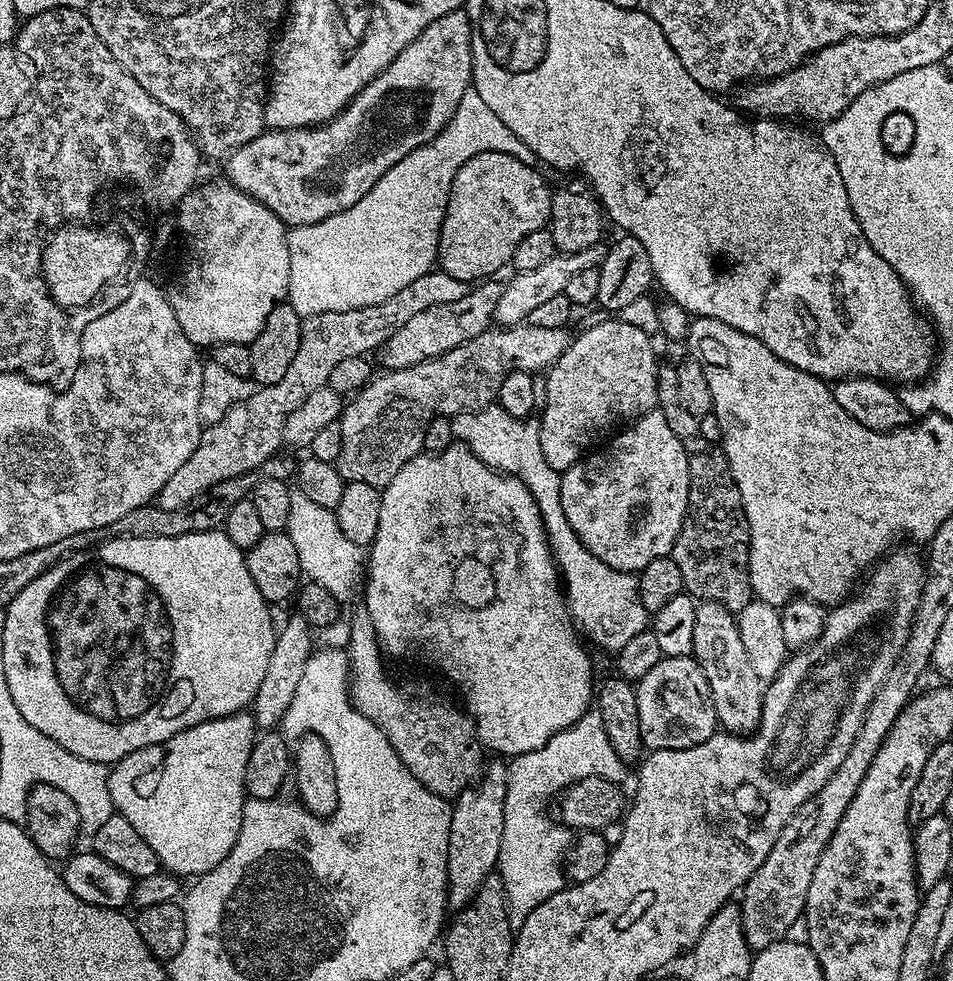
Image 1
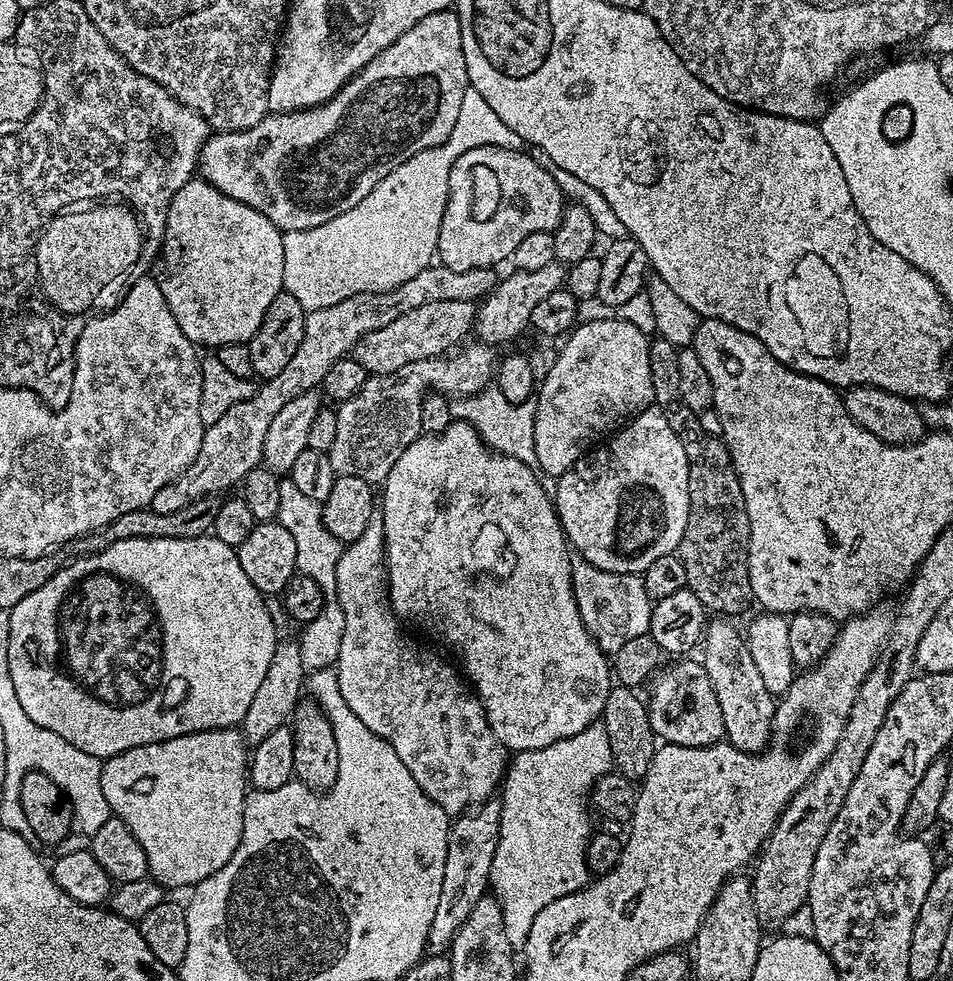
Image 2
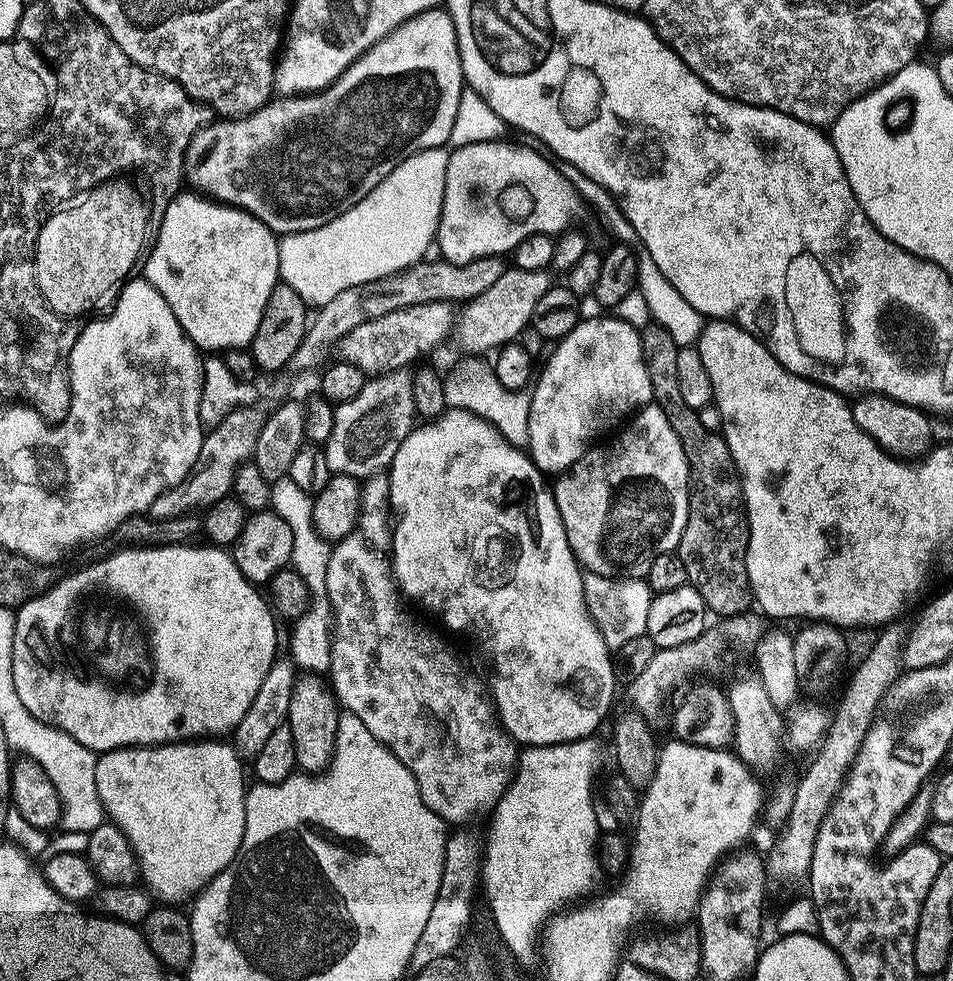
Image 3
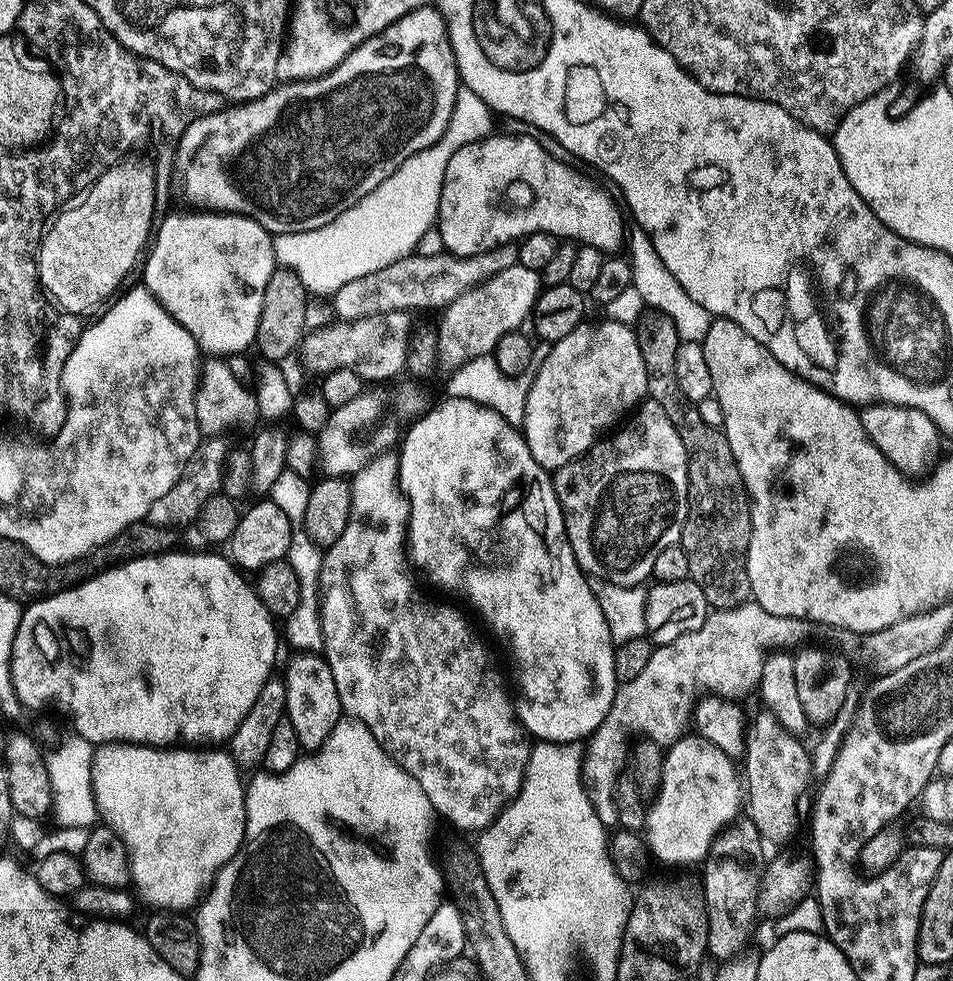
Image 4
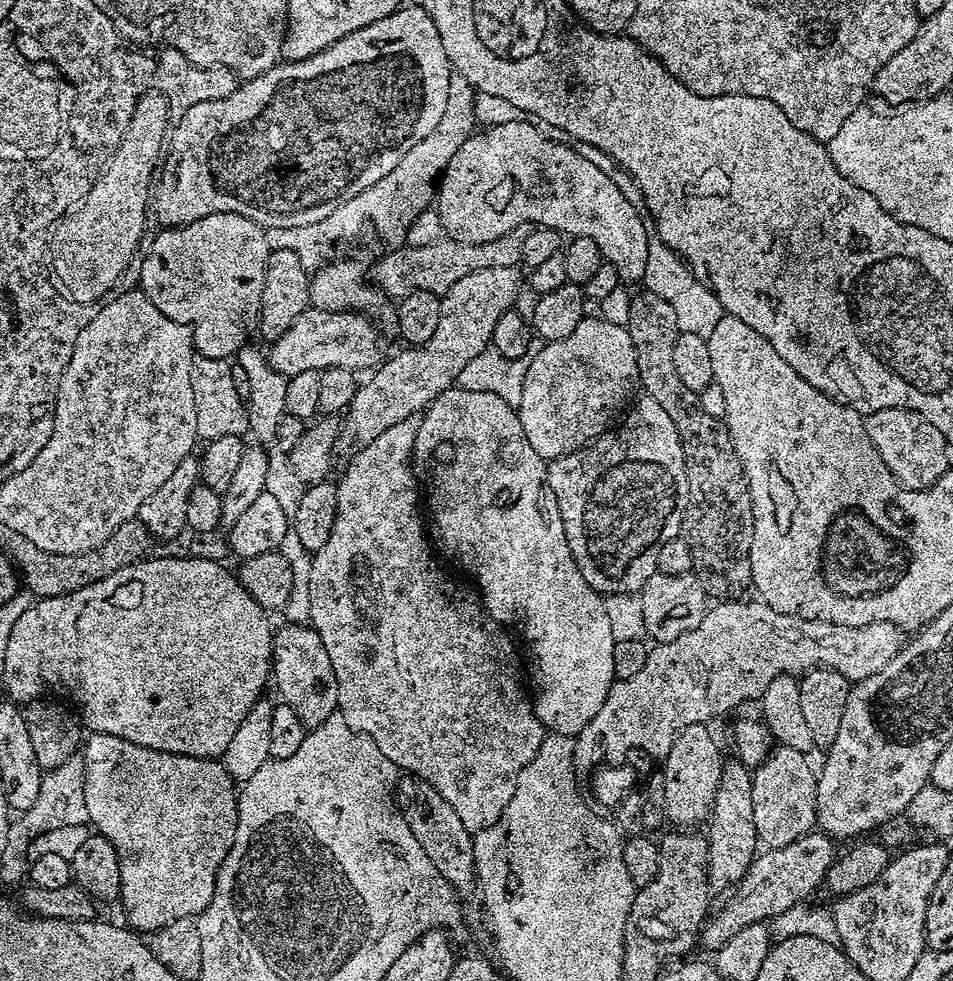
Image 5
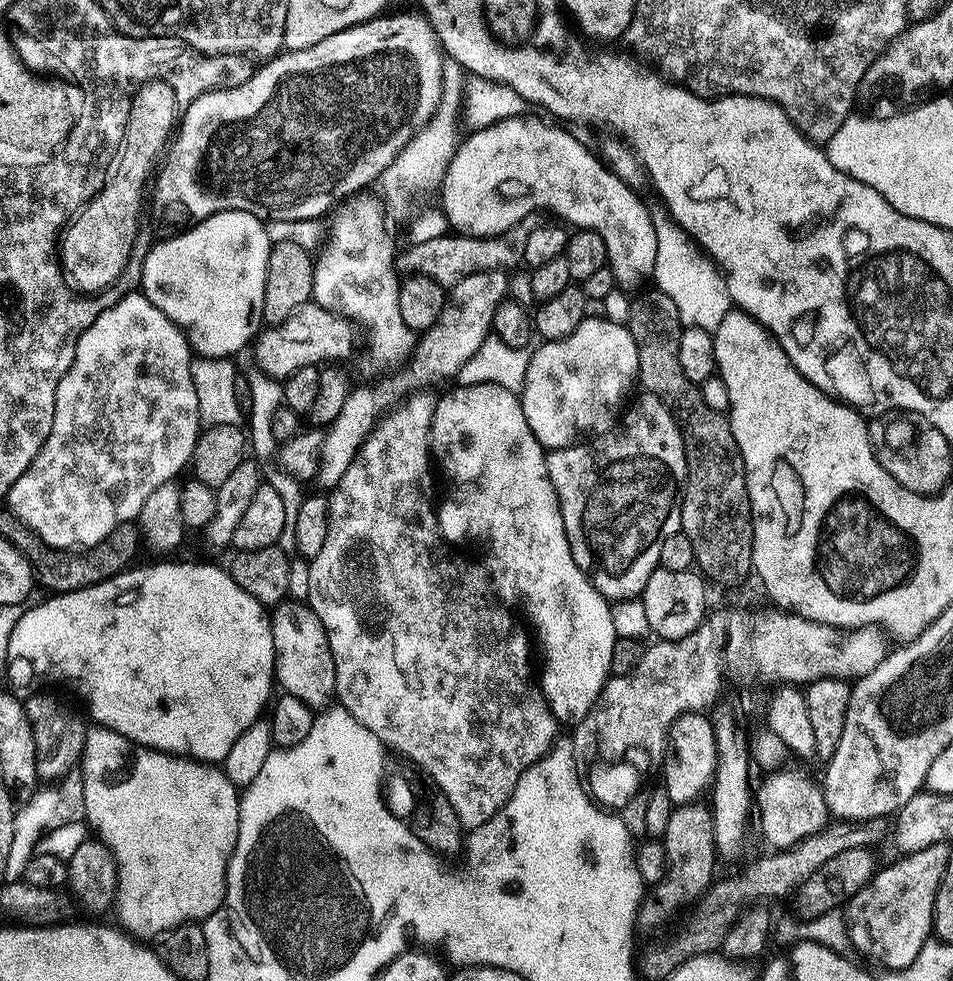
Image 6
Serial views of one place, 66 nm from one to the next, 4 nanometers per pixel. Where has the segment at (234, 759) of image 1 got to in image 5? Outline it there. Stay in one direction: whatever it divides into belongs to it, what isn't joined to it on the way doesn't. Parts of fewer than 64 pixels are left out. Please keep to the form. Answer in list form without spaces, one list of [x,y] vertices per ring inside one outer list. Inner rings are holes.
[[[105,732],[91,733],[83,745],[82,755],[89,811],[87,823],[105,836],[118,854],[119,903],[124,904],[127,923],[137,933],[147,934],[178,918],[199,917],[216,896],[216,879],[232,849],[238,822],[238,792],[223,763],[219,759],[203,760],[150,750]]]

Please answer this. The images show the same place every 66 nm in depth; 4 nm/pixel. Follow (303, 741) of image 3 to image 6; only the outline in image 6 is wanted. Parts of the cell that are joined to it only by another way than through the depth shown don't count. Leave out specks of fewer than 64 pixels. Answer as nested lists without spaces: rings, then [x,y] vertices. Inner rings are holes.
[[[284,598],[271,609],[272,637],[276,651],[275,683],[285,693],[297,696],[314,710],[323,710],[333,703],[336,694],[336,671],[328,641],[328,631],[307,603]]]

